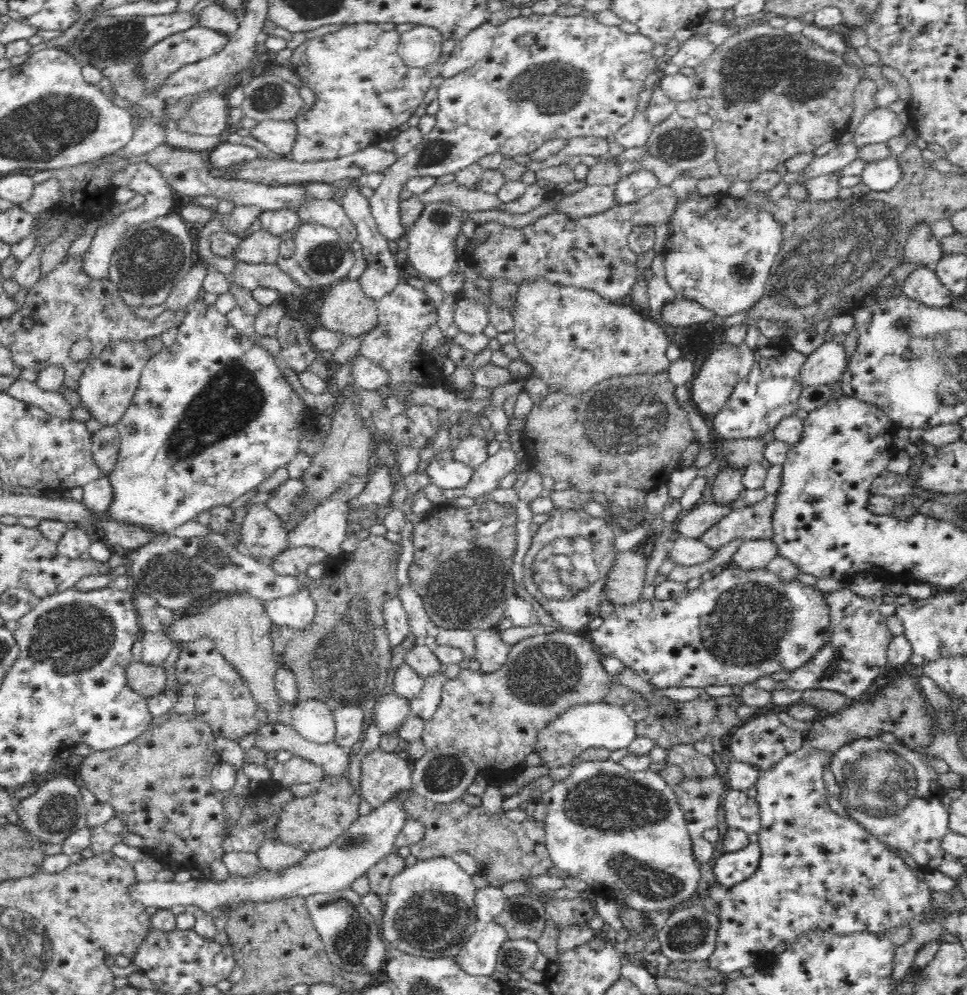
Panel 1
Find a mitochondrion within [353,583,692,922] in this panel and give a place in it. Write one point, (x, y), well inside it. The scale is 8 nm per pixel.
(618, 804)

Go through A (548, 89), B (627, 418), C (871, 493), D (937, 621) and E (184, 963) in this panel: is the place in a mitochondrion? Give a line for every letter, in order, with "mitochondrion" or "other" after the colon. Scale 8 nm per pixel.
A: mitochondrion
B: mitochondrion
C: other
D: mitochondrion
E: other

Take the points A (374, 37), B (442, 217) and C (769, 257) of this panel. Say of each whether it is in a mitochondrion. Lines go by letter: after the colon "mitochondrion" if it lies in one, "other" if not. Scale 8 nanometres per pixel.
A: other
B: mitochondrion
C: mitochondrion

